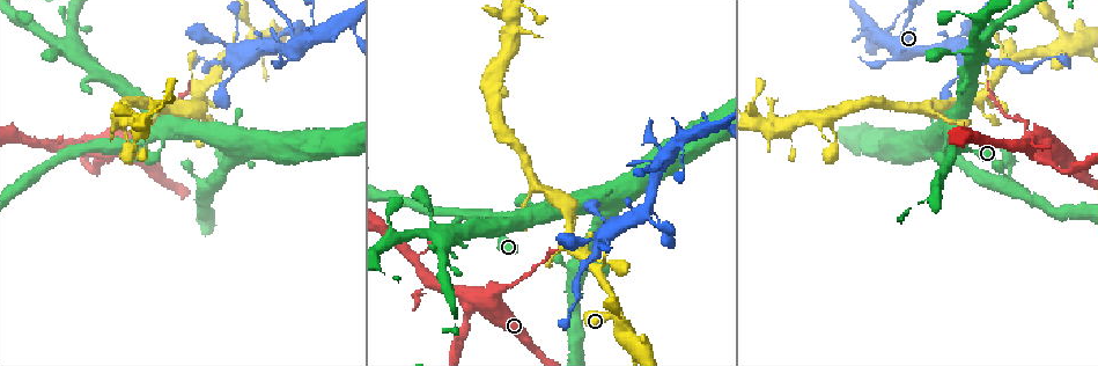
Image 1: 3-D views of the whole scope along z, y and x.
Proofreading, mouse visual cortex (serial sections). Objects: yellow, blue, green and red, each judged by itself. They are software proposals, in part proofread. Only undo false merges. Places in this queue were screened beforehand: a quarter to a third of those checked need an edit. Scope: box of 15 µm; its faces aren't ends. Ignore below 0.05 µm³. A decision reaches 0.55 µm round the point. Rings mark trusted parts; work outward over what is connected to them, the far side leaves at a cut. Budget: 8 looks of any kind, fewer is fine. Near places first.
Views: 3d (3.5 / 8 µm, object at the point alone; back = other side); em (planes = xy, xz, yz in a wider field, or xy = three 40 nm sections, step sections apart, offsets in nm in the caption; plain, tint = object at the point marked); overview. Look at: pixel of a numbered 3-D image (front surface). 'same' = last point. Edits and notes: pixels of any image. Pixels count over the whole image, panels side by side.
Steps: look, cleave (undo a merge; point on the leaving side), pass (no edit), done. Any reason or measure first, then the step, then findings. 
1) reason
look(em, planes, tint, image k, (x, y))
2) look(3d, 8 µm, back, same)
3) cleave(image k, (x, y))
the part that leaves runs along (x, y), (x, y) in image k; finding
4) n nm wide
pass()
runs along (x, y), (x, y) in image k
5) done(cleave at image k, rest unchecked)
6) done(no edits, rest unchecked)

a narrow waist
look(3d, 3.5 µm, image 1, (658, 146))

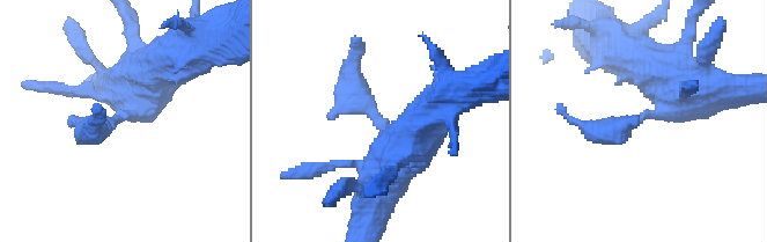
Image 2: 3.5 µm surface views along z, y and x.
shape alone is not enough
look(em, xy, step 1, tint, image 2, (120, 118))

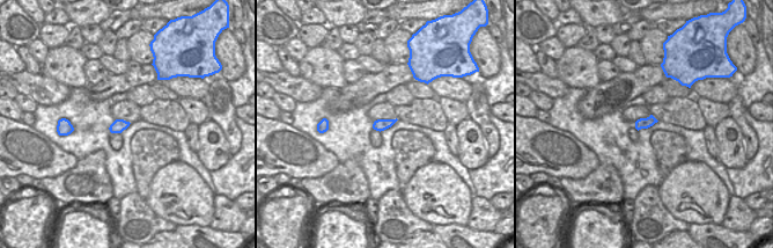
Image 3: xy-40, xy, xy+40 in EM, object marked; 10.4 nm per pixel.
120 nm wide
pass()
runs along (688, 88), (612, 130), (580, 123) in image 2; all the same cell

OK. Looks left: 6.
sudden change in width
look(3d, 3.5 µm, image 1, (1027, 136))

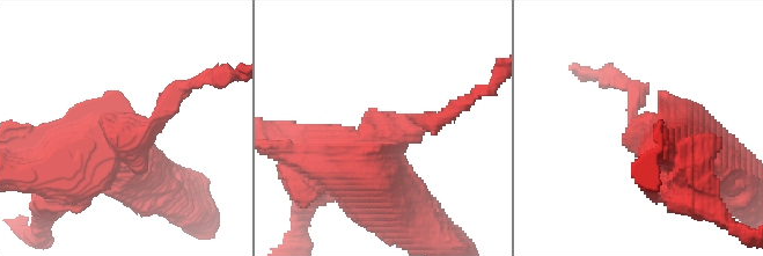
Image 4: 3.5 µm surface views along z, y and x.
now the EM
look(em, xy, step 1, plain, image 4, (143, 130))

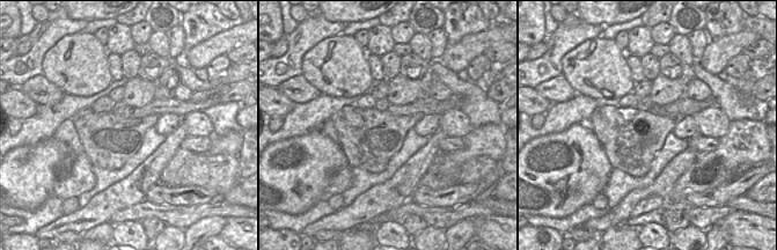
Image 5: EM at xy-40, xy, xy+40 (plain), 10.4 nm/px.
with the object marked
look(em, xy, step 1, tint, same)

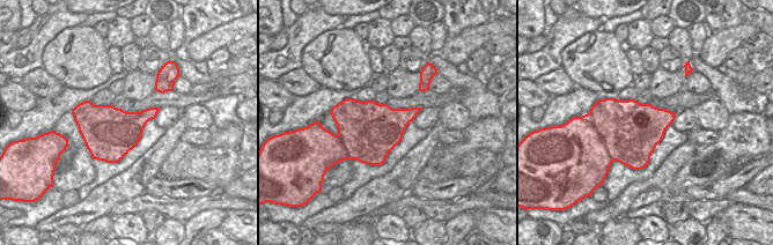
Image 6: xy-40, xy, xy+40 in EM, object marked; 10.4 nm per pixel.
pass()
runs along (691, 156), (647, 134), (626, 81) in image 4; continuous, no second cell

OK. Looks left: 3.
thin neck
look(3d, 3.5 µm, image 1, (159, 134))

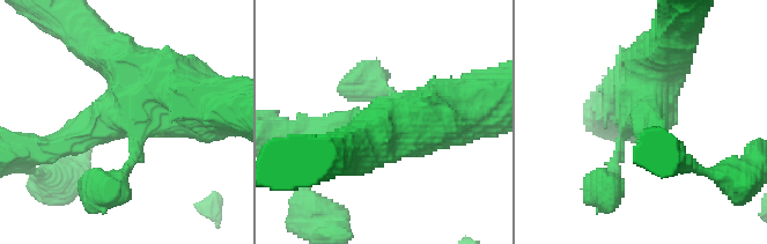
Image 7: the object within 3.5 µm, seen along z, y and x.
now the EM
look(em, planes, tint, image 7, (647, 114))

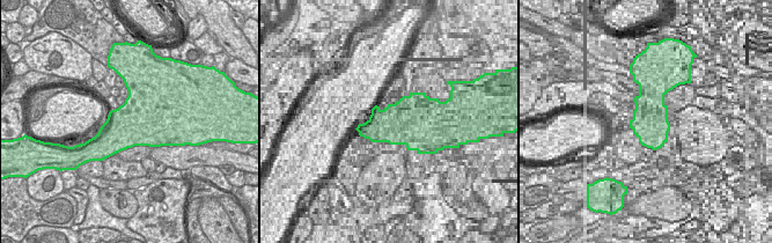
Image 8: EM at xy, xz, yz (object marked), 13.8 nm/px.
pass()
runs along (87, 133), (154, 90), (221, 105) in image 7; all the same cell

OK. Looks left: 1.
done(no edits, rest unchecked)

